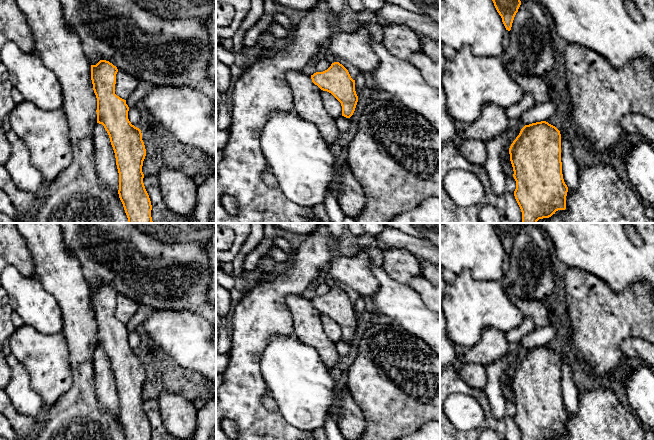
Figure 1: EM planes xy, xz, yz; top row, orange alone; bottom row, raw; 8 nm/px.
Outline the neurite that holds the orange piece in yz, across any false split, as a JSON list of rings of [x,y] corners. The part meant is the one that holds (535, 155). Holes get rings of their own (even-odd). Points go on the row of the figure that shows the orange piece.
[[[546,121],[525,125],[511,144],[509,154],[516,181],[514,196],[522,212],[522,223],[537,223],[539,219],[549,218],[556,211],[566,209],[568,187],[562,174],[561,134],[555,126]]]

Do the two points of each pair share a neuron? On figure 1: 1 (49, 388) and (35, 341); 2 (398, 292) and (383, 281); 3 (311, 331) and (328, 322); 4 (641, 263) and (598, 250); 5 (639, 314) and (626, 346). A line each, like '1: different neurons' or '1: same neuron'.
1: same neuron
2: same neuron
3: different neurons
4: same neuron
5: different neurons

